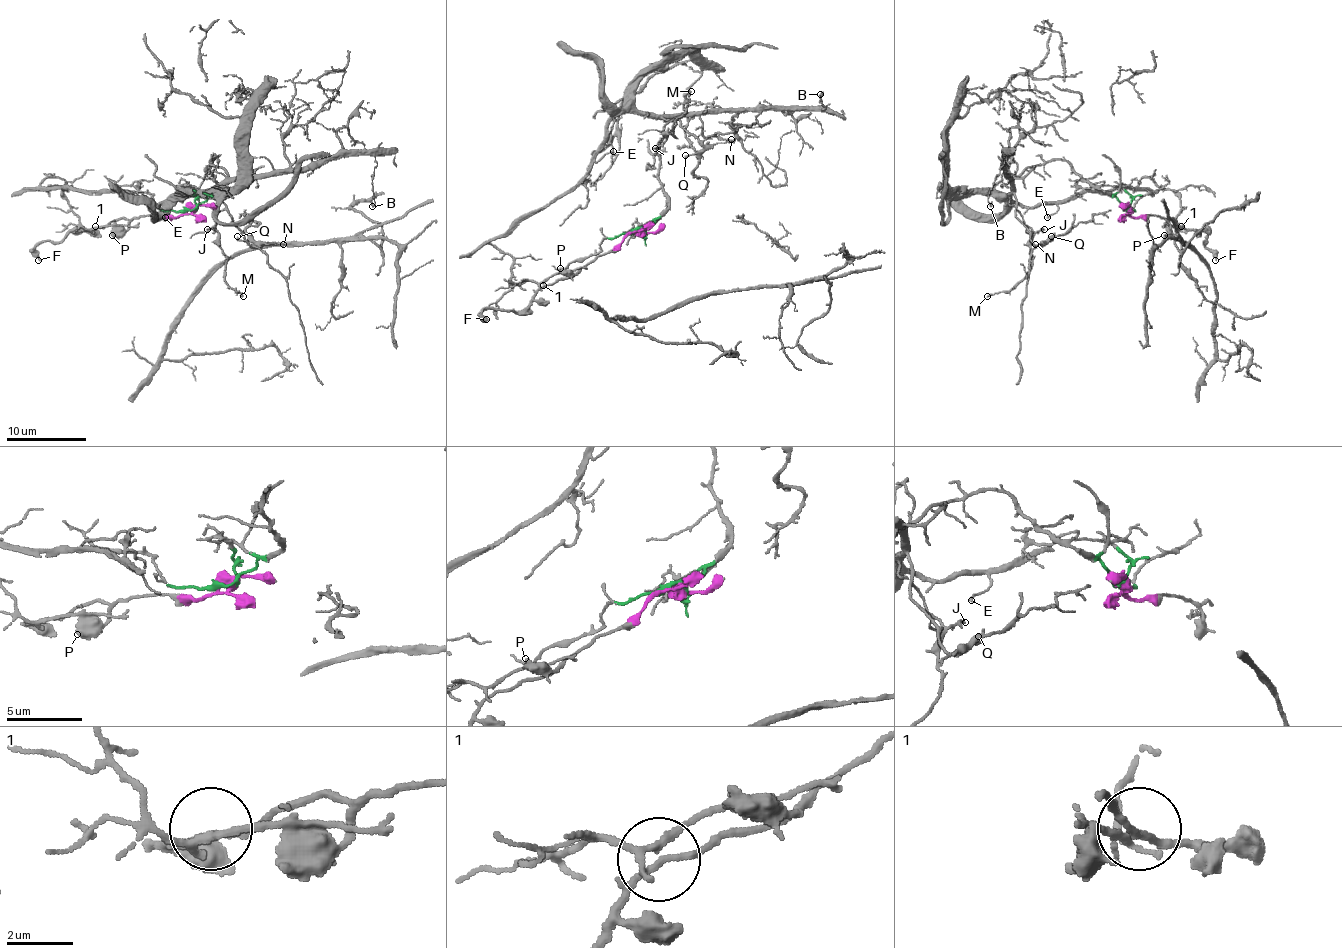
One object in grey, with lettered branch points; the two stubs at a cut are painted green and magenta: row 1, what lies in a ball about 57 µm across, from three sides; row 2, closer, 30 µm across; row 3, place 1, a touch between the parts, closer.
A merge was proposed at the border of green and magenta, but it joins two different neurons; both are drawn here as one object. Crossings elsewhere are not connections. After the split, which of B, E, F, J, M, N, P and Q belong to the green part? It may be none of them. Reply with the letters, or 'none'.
B, E, J, M, N, Q

